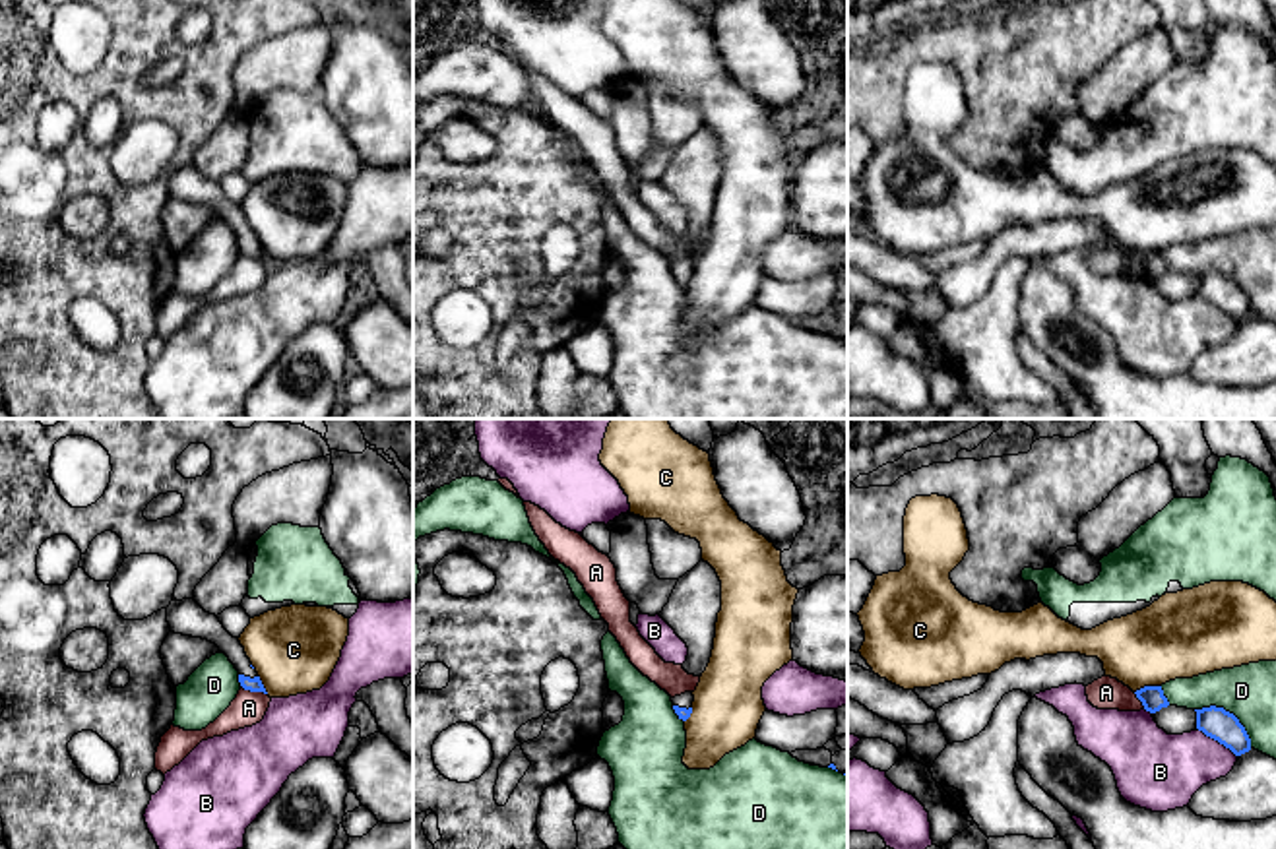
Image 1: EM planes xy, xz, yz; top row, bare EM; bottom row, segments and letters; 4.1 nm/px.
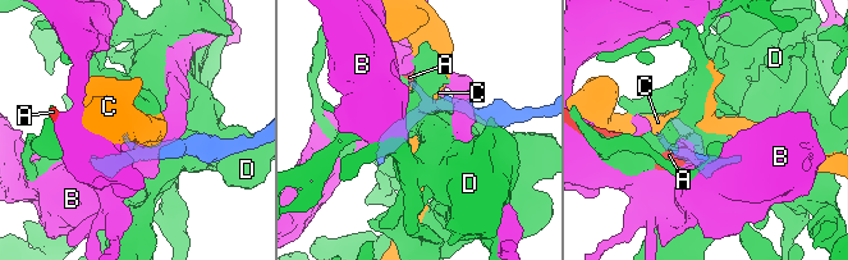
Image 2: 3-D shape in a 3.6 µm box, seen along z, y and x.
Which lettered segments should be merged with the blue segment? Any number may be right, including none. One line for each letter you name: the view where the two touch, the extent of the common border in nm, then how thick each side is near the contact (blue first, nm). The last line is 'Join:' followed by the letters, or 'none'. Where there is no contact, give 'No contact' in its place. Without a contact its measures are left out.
Join: none

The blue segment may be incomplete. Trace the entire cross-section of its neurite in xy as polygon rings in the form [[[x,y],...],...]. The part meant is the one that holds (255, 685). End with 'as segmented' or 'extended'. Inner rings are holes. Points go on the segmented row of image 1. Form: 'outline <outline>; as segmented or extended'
outline [[[194,599],[171,601],[167,607],[167,622],[175,634],[202,638],[215,644],[239,671],[239,682],[244,690],[268,694],[256,669],[250,667],[252,663],[239,638],[233,638],[219,618],[206,613]]]; extended

